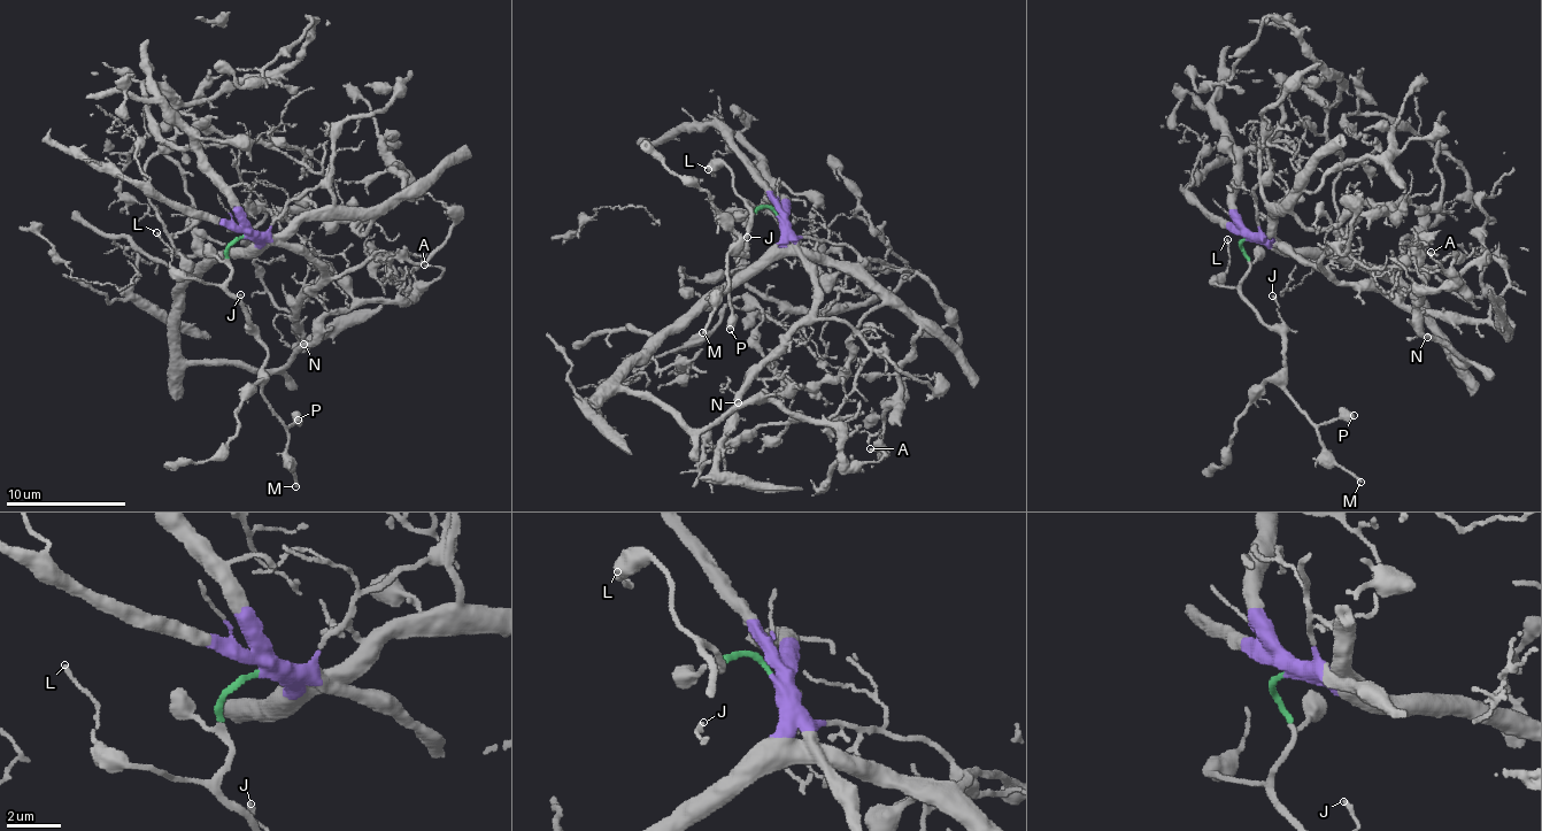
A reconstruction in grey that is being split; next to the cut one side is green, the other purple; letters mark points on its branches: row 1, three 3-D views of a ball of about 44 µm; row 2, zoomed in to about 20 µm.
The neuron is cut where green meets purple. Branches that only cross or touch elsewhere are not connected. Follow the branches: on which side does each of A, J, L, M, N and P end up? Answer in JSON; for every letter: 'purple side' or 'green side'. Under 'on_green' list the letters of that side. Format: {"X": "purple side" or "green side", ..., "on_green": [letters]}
{"A": "purple side", "J": "green side", "L": "green side", "M": "green side", "N": "purple side", "P": "green side", "on_green": ["J", "L", "M", "P"]}

